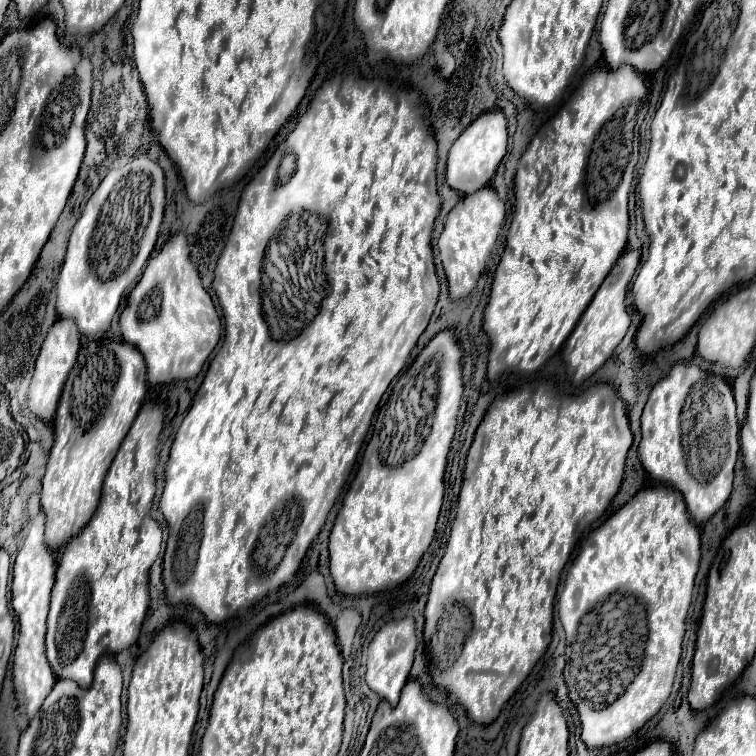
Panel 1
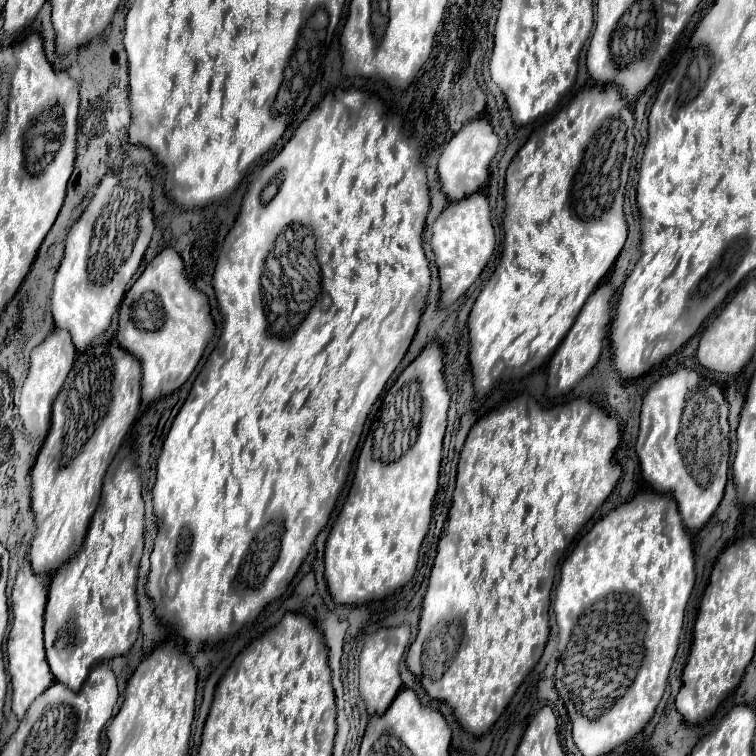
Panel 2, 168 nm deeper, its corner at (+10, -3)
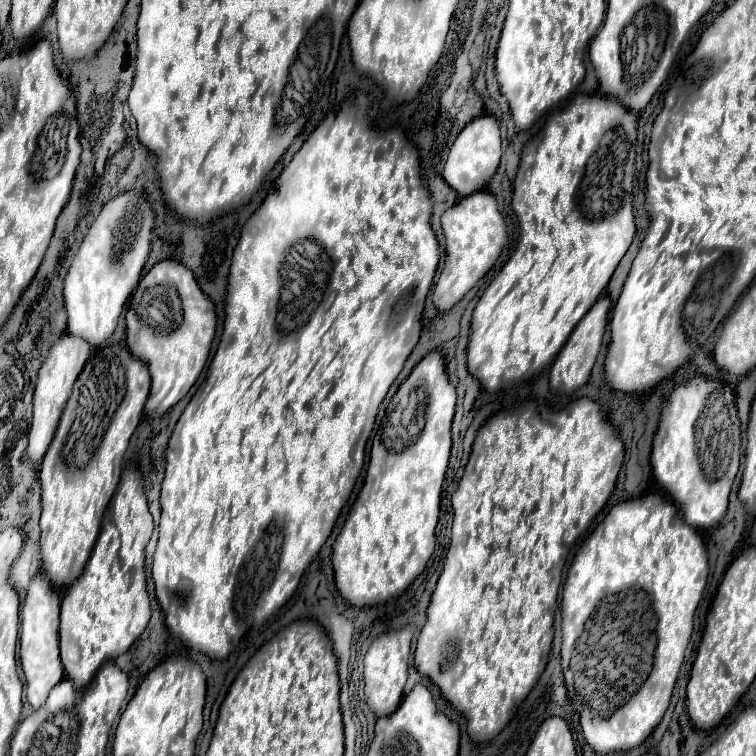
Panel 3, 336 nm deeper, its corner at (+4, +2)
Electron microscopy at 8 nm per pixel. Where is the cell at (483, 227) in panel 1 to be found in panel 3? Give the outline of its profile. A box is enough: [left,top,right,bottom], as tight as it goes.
[432,191,506,311]

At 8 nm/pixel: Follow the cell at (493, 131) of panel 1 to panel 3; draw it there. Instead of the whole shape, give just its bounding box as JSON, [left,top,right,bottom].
[442,115,502,197]

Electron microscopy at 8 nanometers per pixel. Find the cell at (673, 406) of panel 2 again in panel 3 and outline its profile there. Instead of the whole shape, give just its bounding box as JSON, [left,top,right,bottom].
[652,373,740,529]

